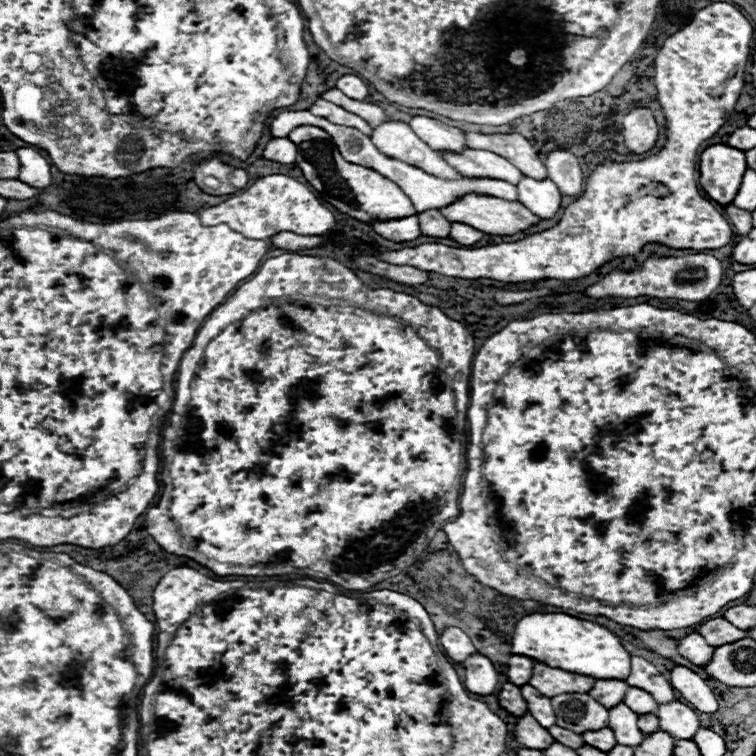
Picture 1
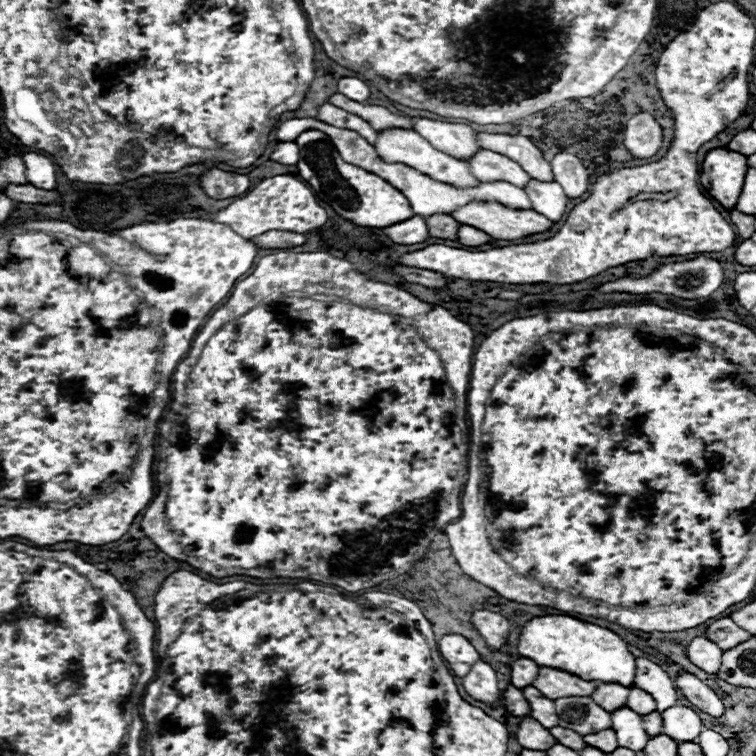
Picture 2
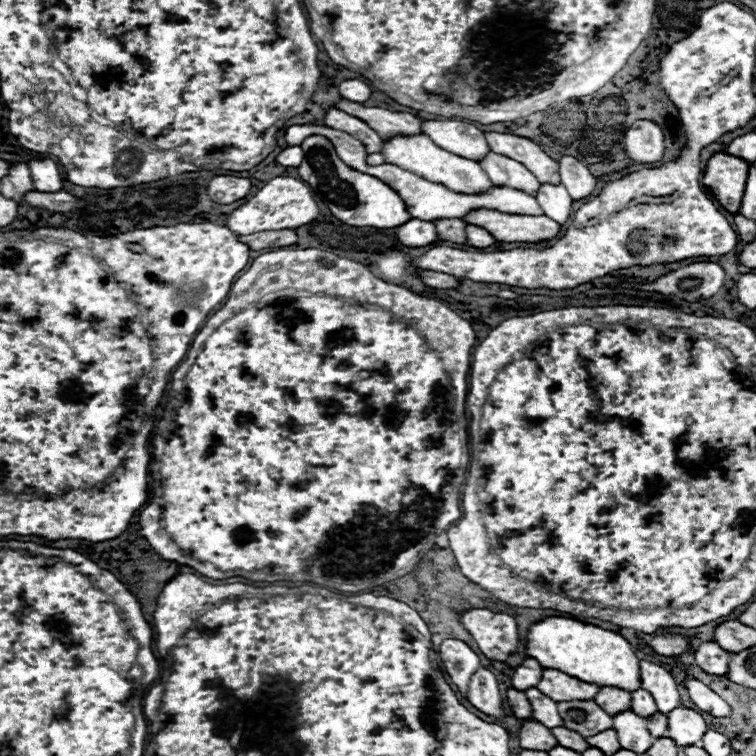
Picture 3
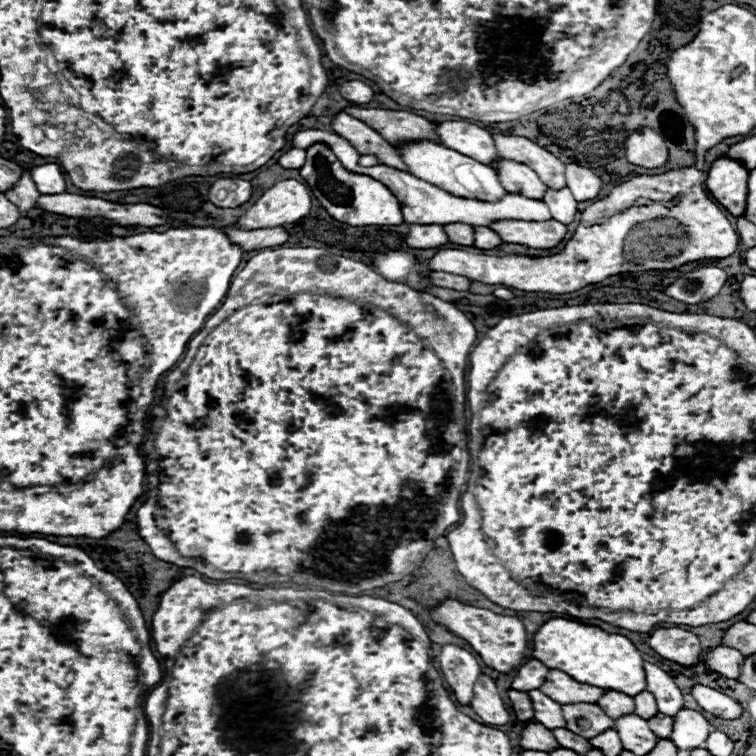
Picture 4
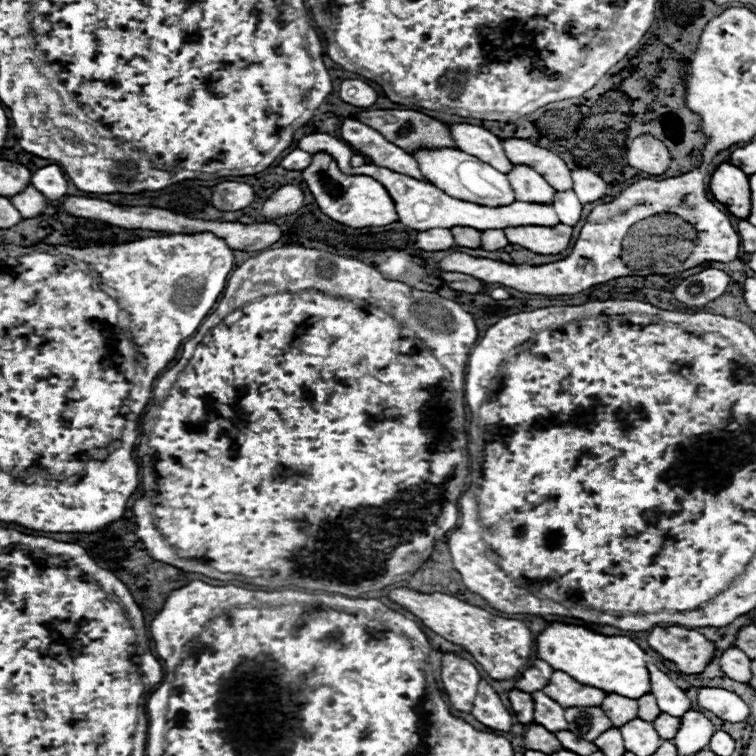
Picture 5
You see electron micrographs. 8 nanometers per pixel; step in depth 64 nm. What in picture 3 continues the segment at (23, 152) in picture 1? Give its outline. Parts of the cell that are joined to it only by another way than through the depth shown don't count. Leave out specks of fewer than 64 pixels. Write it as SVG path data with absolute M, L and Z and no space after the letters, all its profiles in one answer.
M28 160L30 176L34 182L34 188L40 192L58 192L62 190L62 180L60 180L60 170L58 164L52 160Z

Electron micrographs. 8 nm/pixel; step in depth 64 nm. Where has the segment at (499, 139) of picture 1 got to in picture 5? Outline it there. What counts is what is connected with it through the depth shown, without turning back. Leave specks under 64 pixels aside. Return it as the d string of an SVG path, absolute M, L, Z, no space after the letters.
M506 138L502 140L502 148L510 162L526 164L532 170L538 170L538 174L542 174L542 178L546 178L546 182L550 182L554 190L572 190L572 178L568 174L570 170L566 162L554 152L522 138Z

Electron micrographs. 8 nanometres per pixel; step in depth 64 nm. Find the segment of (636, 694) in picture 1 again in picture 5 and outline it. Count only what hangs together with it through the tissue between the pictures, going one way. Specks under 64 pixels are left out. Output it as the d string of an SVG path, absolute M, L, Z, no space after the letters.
M644 694L642 698L638 698L638 718L652 722L654 718L658 718L660 710L656 704L656 698L652 694Z

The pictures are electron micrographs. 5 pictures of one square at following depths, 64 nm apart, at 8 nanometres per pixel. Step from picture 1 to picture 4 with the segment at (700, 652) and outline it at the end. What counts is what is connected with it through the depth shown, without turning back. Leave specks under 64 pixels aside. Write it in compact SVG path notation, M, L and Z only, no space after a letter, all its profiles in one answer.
M716 646L710 648L704 656L702 662L710 672L718 672L726 678L736 678L738 670L740 670L740 662L742 662L742 654L734 648L726 648L726 646Z

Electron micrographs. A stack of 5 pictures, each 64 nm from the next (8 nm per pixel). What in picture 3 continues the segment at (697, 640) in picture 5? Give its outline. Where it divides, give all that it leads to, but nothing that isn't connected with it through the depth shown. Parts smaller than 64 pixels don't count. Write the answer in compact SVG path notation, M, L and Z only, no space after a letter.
M668 634L668 636L656 636L650 644L658 654L664 654L664 656L674 656L678 652L684 652L688 642L686 638L682 636L676 636L676 634Z

